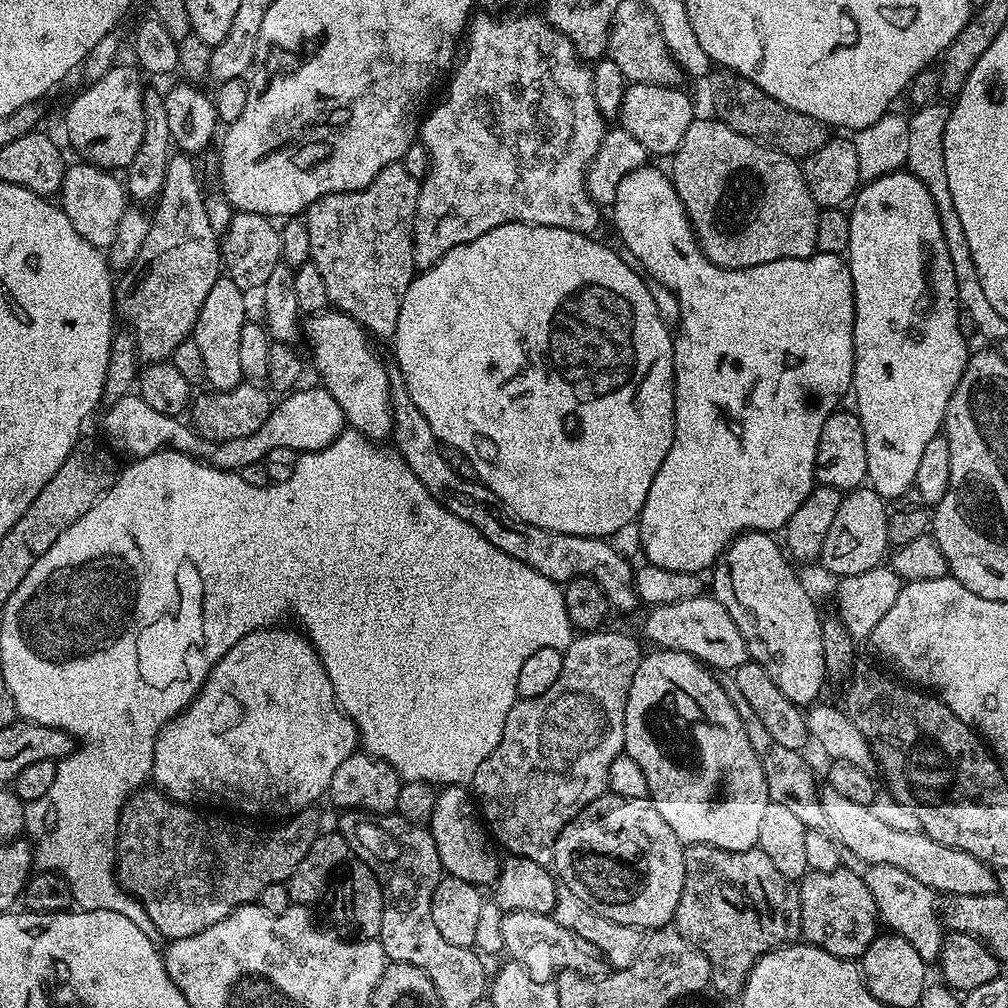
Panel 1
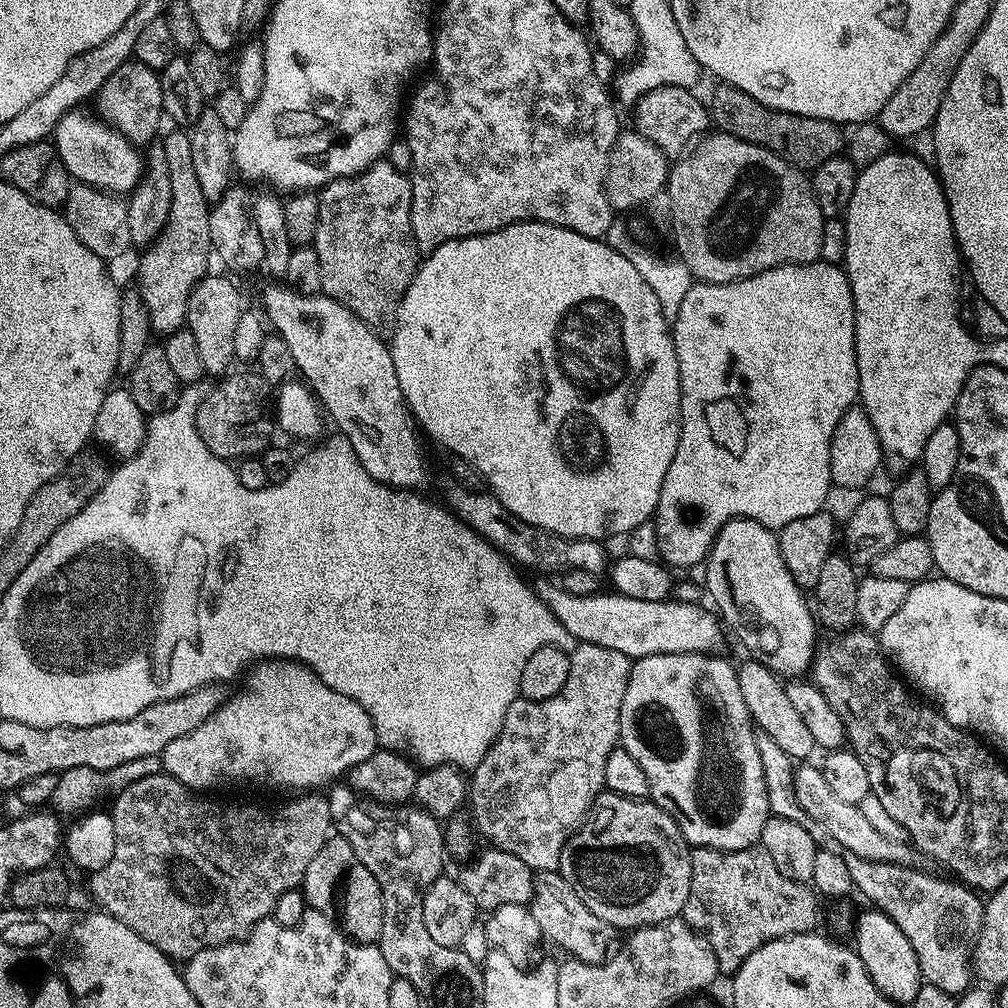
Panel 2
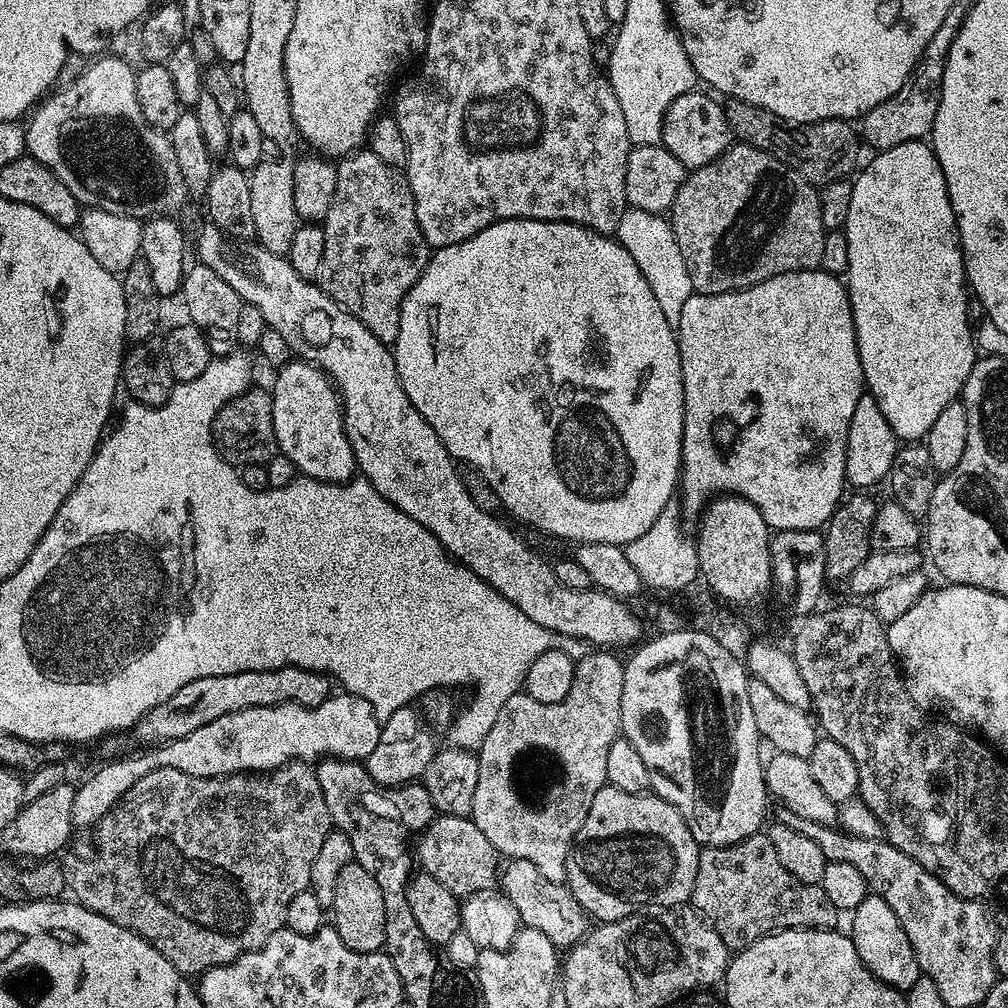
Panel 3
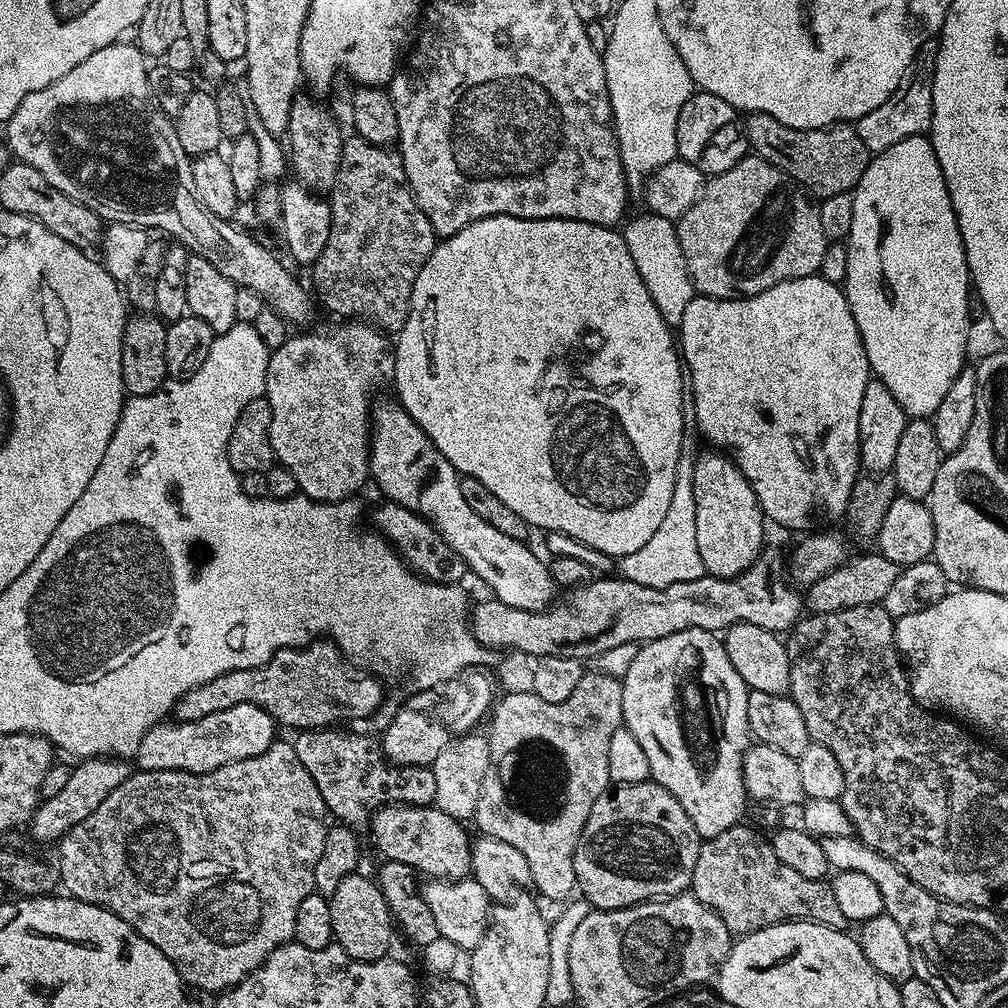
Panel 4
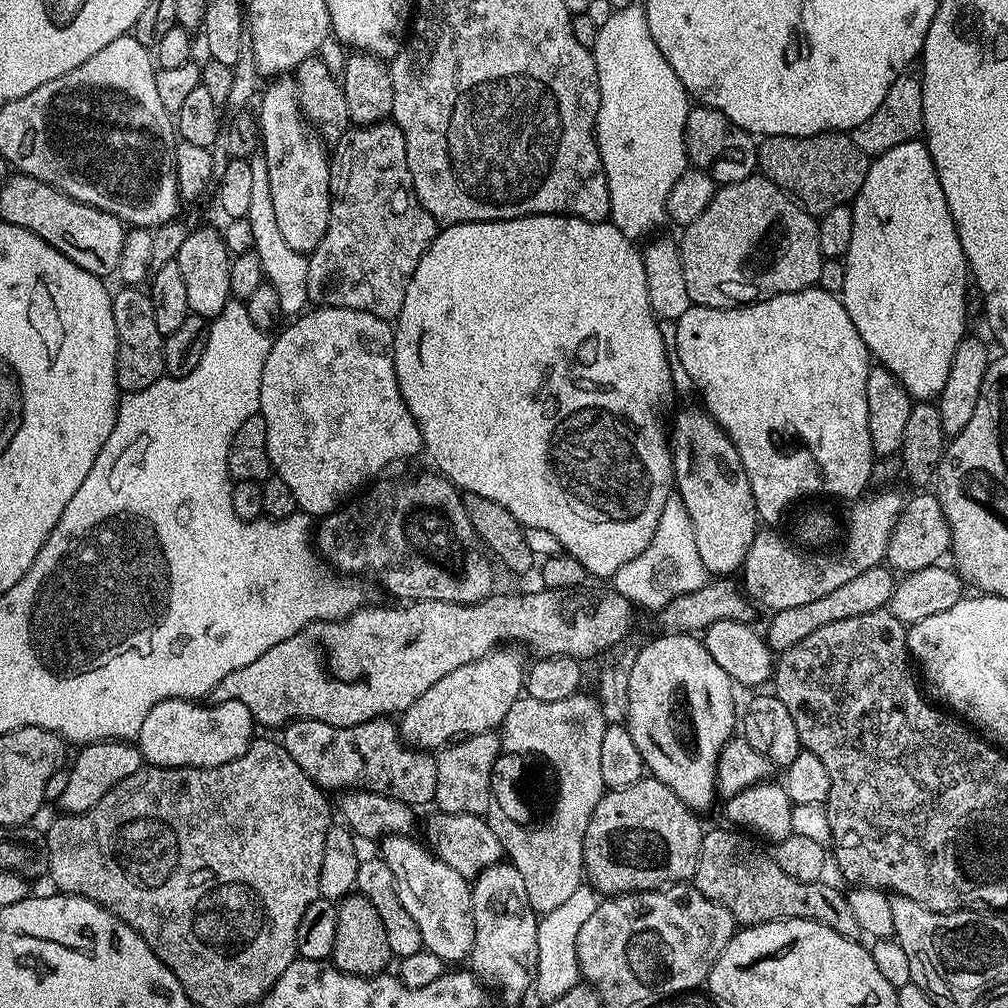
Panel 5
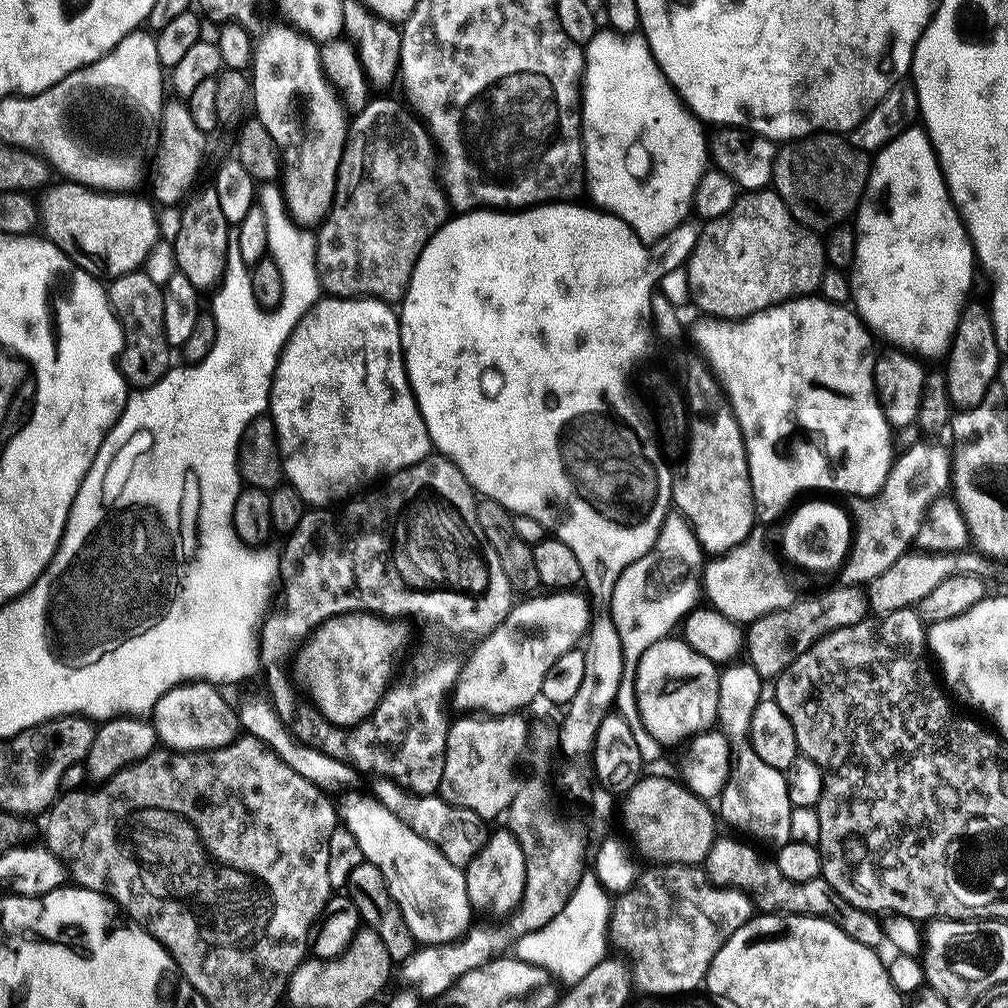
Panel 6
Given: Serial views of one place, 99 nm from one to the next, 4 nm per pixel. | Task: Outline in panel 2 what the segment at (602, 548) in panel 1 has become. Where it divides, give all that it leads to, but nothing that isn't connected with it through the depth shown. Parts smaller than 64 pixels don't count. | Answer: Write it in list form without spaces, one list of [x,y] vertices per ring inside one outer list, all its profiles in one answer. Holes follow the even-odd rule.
[[[452,482],[448,488],[446,504],[456,513],[462,524],[470,525],[493,548],[497,548],[517,565],[533,568],[536,572],[557,572],[557,574],[583,568],[597,574],[603,573],[605,545],[601,541],[575,540],[569,536],[547,532],[538,526],[530,526],[530,522],[522,522],[518,514],[510,514],[510,510],[506,510],[506,506],[502,506],[500,499],[493,496],[491,491],[475,492],[459,482]]]

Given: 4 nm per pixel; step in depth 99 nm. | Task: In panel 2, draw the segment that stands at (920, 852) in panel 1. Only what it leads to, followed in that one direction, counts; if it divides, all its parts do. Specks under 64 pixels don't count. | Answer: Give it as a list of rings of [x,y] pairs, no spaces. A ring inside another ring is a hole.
[[[812,762],[801,763],[794,773],[794,794],[798,806],[802,806],[802,810],[806,810],[810,818],[814,818],[814,822],[826,829],[829,841],[833,845],[850,850],[858,854],[858,858],[866,858],[875,864],[901,864],[910,868],[921,863],[921,853],[917,852],[911,843],[890,841],[862,814],[859,804],[841,802],[830,791],[823,767],[816,765],[815,768]]]

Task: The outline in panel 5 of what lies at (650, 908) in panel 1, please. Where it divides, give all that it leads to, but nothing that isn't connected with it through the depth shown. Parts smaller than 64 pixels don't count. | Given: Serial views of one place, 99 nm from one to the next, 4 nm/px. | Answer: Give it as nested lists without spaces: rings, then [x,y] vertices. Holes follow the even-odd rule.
[[[645,778],[638,782],[634,782],[634,786],[614,788],[605,791],[604,797],[600,799],[598,806],[594,810],[594,814],[590,818],[590,826],[586,826],[586,838],[584,839],[584,867],[586,869],[587,879],[604,894],[654,892],[674,884],[691,881],[696,875],[698,854],[700,853],[700,847],[704,841],[705,833],[705,829],[703,827],[700,828],[700,820],[696,816],[699,815],[697,815],[693,809],[686,807],[682,802],[682,798],[678,798],[678,794],[674,794],[674,790],[670,790],[670,786],[666,786],[660,780],[655,778]]]

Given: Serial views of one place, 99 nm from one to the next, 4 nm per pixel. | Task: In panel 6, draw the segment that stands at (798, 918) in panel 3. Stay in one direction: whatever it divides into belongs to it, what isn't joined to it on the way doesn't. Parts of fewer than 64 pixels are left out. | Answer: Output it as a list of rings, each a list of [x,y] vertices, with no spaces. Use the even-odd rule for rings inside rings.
[[[721,835],[716,839],[710,846],[708,857],[703,862],[702,867],[712,883],[720,888],[736,888],[743,892],[752,901],[757,913],[821,916],[823,920],[828,920],[834,926],[838,926],[842,934],[850,934],[854,942],[862,942],[862,946],[879,949],[885,943],[884,928],[877,913],[867,912],[846,902],[846,898],[842,898],[842,894],[838,894],[838,890],[834,890],[834,886],[830,886],[830,882],[822,878],[810,882],[790,882],[790,878],[786,878],[782,870],[778,870],[775,859],[768,857],[767,860],[759,852],[761,851],[759,847],[735,835],[732,836]]]

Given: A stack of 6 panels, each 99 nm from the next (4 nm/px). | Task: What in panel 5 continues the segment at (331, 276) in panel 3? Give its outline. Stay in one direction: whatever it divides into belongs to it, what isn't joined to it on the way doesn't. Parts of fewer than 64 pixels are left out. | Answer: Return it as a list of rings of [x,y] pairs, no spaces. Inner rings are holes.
[[[394,122],[349,127],[340,140],[335,141],[330,167],[332,170],[330,222],[322,242],[318,242],[318,246],[308,256],[307,299],[316,306],[362,310],[383,320],[395,321],[404,309],[410,278],[418,262],[422,262],[438,231],[436,220],[426,210],[426,206],[422,206],[414,190],[406,138]]]

